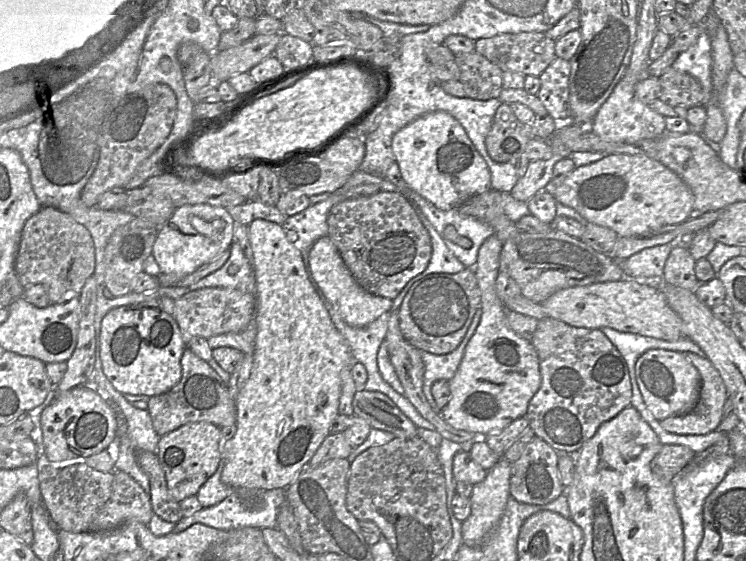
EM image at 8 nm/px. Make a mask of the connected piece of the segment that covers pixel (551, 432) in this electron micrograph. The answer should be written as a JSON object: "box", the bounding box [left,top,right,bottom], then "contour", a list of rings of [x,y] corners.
{"box":[528,317,630,455],"contour":[[[550,317],[538,320],[530,342],[539,358],[541,386],[528,405],[529,427],[559,454],[575,455],[604,422],[630,406],[627,364],[600,329],[578,328]]]}

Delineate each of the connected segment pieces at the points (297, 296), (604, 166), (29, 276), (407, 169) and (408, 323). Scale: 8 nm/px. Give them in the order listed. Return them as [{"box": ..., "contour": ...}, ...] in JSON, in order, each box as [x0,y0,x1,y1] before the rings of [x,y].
[{"box":[221,219,353,489],"contour":[[[255,219],[248,225],[248,233],[254,258],[257,333],[251,372],[235,399],[236,433],[227,443],[221,480],[231,488],[286,489],[331,433],[331,422],[339,414],[340,372],[352,365],[353,358],[307,278],[300,251],[287,239],[282,225]]]},{"box":[552,154,694,236],"contour":[[[609,154],[594,163],[576,167],[552,194],[555,200],[576,210],[586,222],[614,230],[618,236],[638,236],[666,225],[683,222],[691,215],[694,196],[688,185],[660,161],[644,155]]]},{"box":[14,206,95,303],"contour":[[[51,206],[41,208],[25,223],[16,255],[14,272],[25,288],[35,284],[45,287],[50,302],[59,303],[67,300],[69,296],[80,294],[84,284],[95,270],[95,248],[88,229],[77,222],[69,214]]]},{"box":[392,111,491,210],"contour":[[[445,111],[424,114],[400,129],[392,138],[392,150],[409,188],[441,210],[457,209],[468,198],[491,189],[486,162],[462,125]]]},{"box":[399,267,480,355],"contour":[[[465,267],[455,274],[429,274],[415,281],[404,297],[399,308],[399,328],[405,340],[419,350],[436,355],[448,354],[461,343],[478,308],[480,308],[480,290],[473,269]]]}]

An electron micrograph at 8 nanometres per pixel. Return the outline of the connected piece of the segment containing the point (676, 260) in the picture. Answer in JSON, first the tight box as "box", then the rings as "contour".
{"box":[663,244,697,291],"contour":[[[678,244],[672,248],[664,266],[663,281],[691,291],[697,288],[695,260],[687,246]]]}

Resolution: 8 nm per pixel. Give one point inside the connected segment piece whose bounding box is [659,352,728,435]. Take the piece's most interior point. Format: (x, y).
(705, 417)

